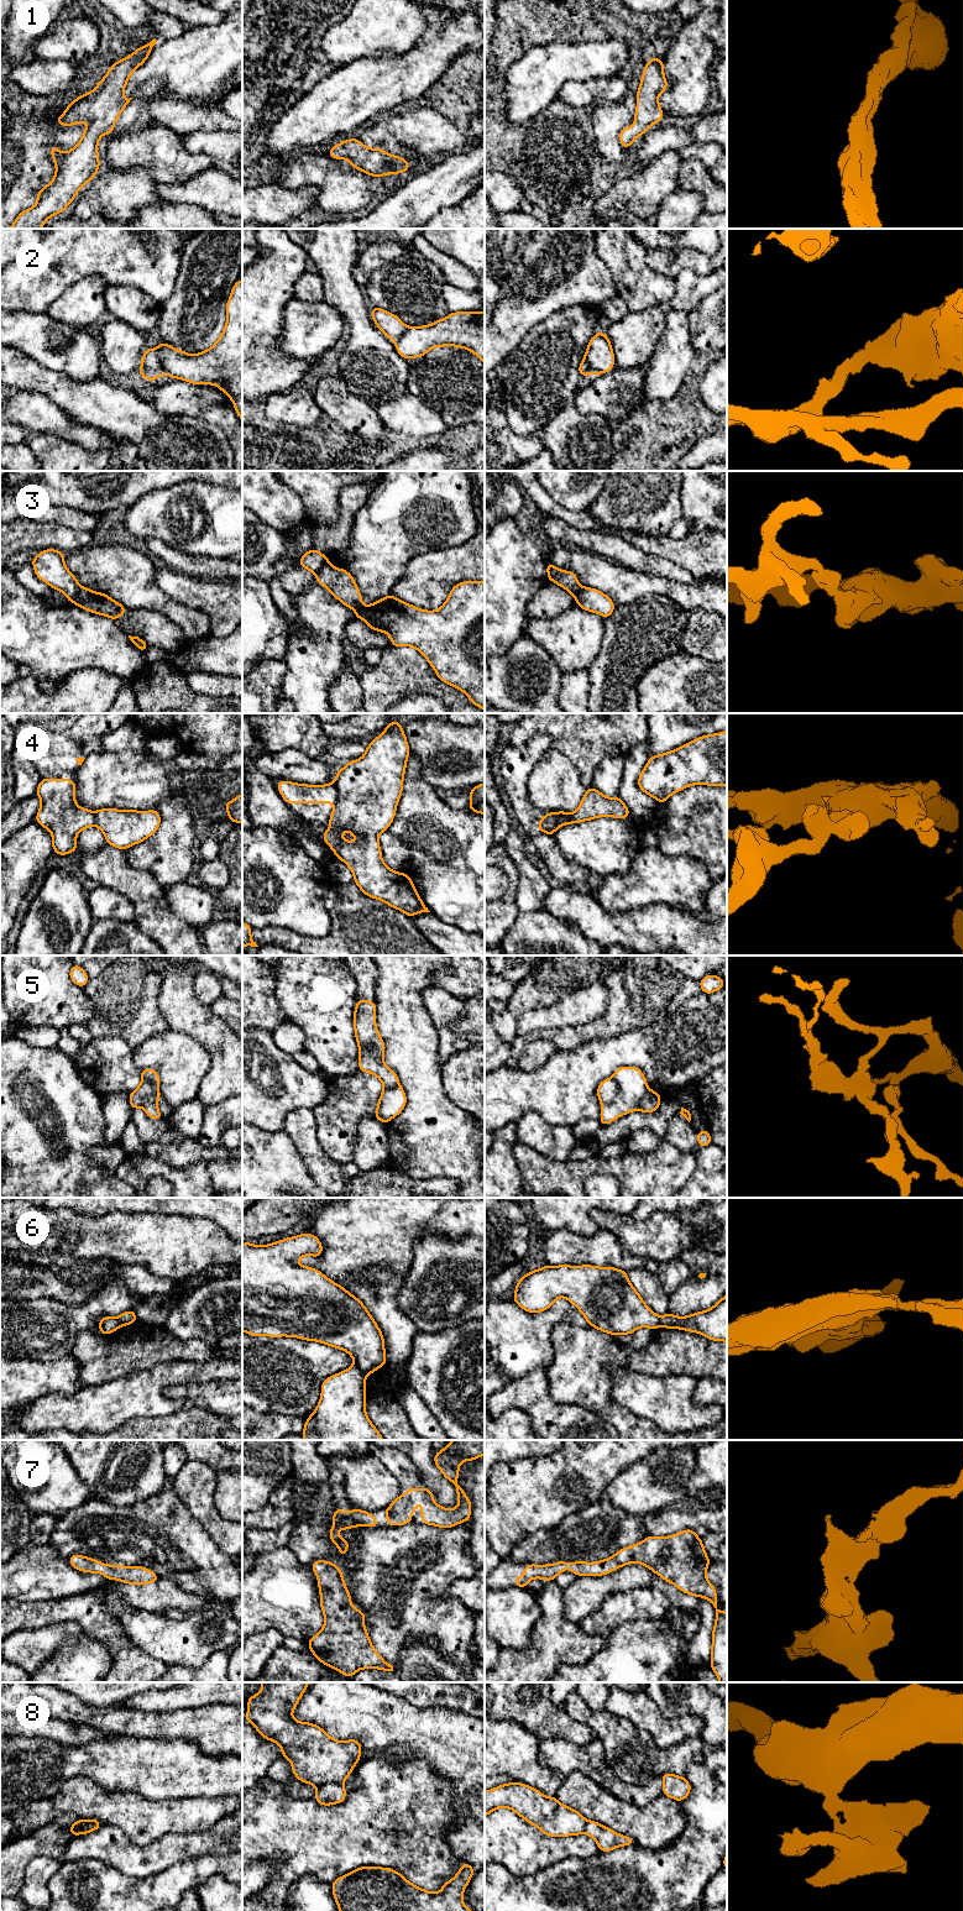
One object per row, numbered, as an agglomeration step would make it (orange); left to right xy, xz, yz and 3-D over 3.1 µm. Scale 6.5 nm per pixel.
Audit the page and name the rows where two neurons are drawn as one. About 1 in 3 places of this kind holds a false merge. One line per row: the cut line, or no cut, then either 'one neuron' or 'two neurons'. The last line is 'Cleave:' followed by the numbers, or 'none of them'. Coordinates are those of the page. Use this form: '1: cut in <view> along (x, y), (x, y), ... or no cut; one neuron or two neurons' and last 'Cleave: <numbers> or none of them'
1: no cut; one neuron
2: cut in xy along (156, 347), (165, 372); two neurons
3: cut in xy along (82, 587), (72, 601); two neurons
4: cut in xz along (333, 784), (338, 791), (338, 801), (335, 804); two neurons
5: cut in yz along (611, 1077), (617, 1085), (617, 1095), (611, 1103), (602, 1106); two neurons
6: cut in xz along (354, 1364), (365, 1375); two neurons
7: no cut; one neuron
8: cut in xz along (340, 1783), (325, 1783), (317, 1788); two neurons
Cleave: 2, 3, 4, 5, 6, 8

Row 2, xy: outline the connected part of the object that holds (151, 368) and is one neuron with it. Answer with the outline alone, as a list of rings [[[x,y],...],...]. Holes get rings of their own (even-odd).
[[[157,347],[143,351],[142,363],[138,372],[147,381],[155,381],[164,373],[162,363],[158,358]]]

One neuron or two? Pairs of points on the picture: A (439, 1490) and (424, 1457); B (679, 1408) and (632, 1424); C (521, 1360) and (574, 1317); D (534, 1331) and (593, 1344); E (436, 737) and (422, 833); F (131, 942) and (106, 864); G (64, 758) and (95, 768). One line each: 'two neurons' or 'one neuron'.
A: one neuron
B: two neurons
C: one neuron
D: two neurons
E: two neurons
F: two neurons
G: two neurons

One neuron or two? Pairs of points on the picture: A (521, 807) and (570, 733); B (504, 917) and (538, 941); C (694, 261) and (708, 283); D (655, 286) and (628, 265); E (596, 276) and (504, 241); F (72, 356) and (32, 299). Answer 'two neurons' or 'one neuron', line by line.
A: two neurons
B: two neurons
C: two neurons
D: one neuron
E: two neurons
F: two neurons

